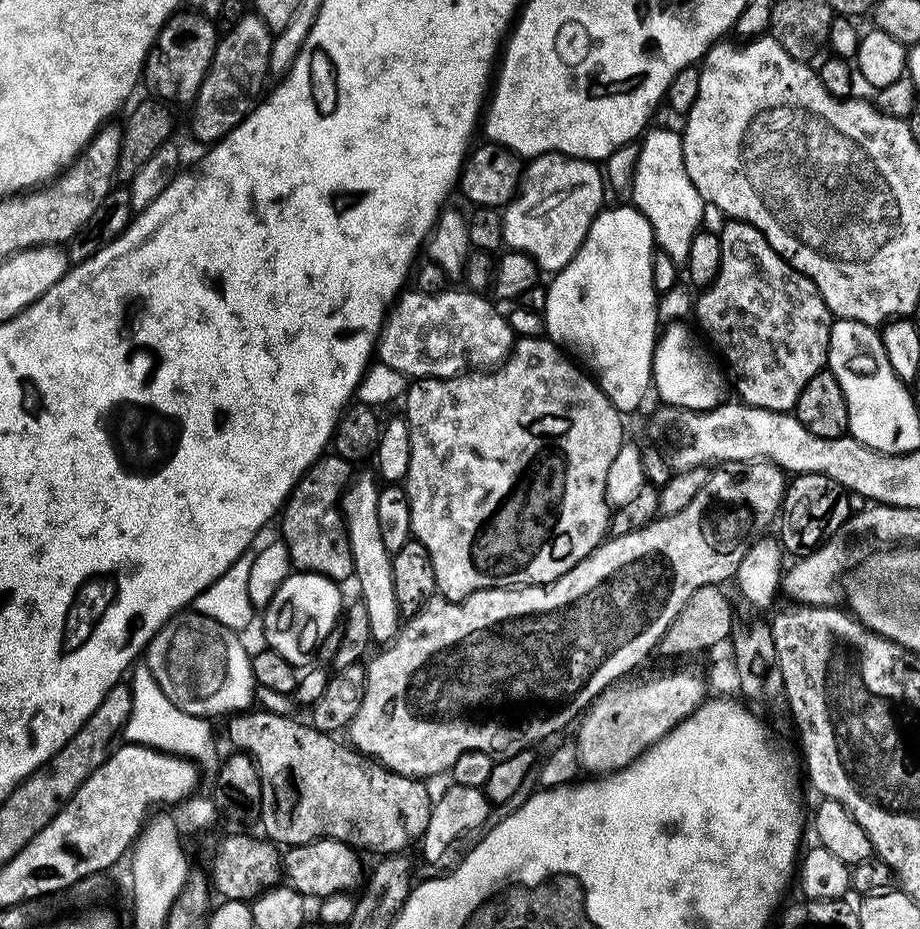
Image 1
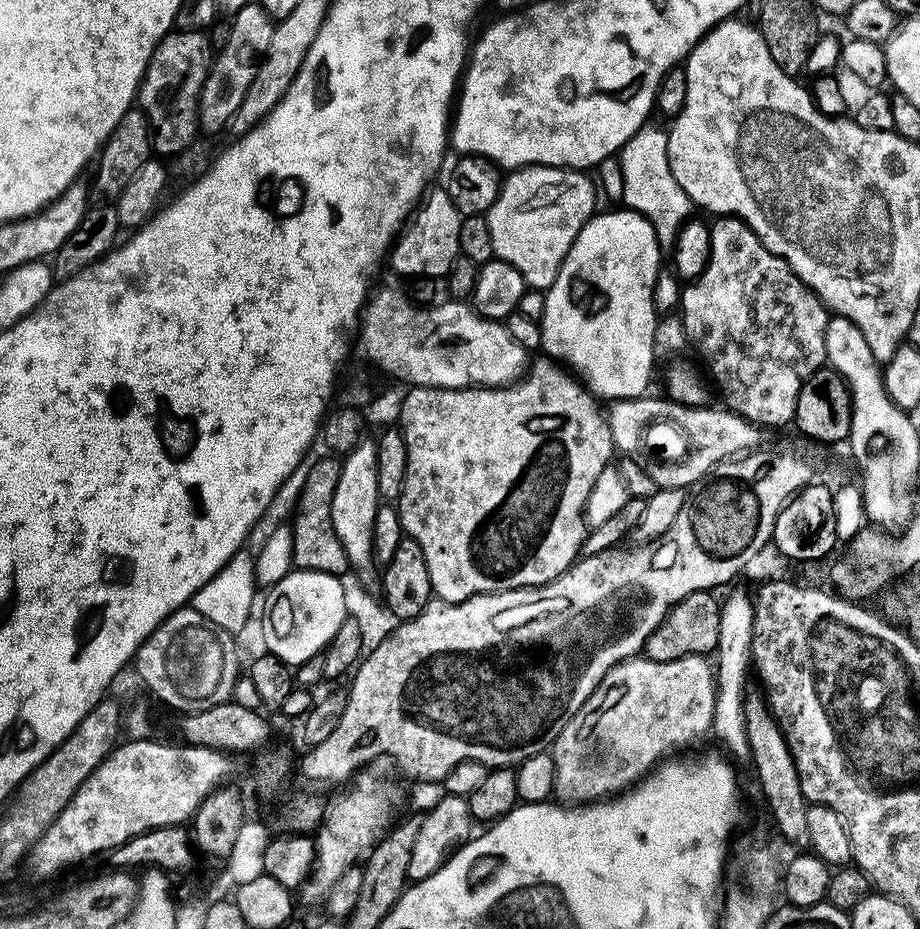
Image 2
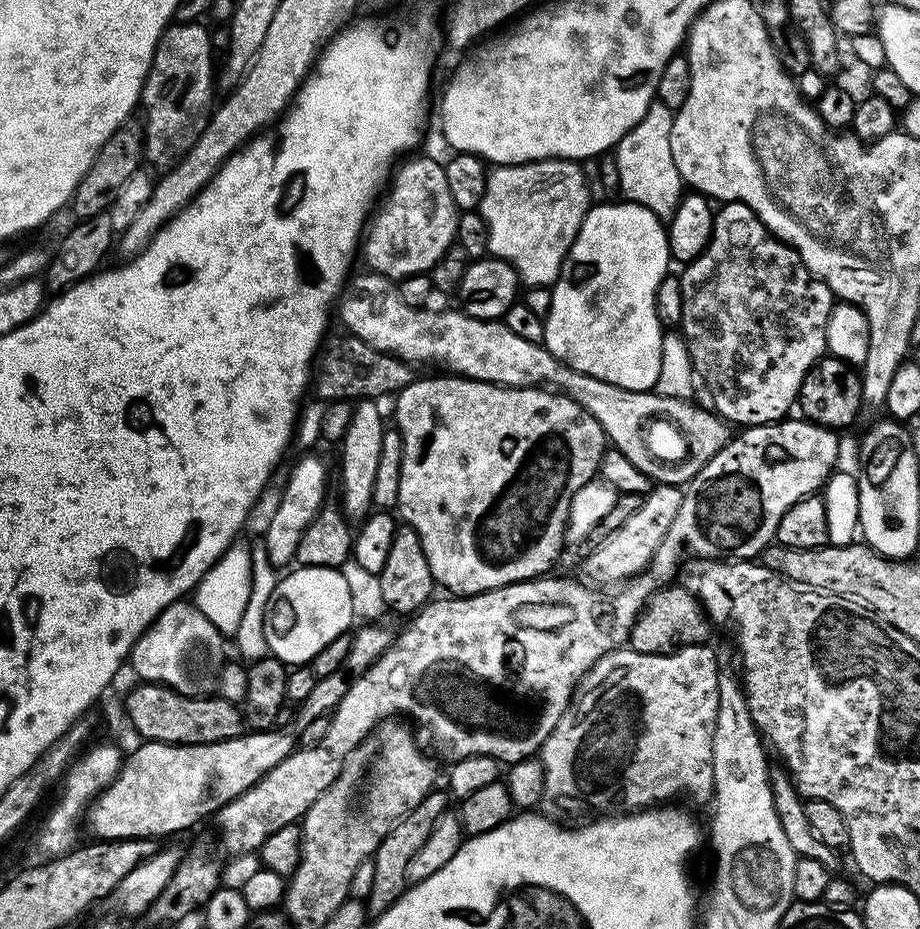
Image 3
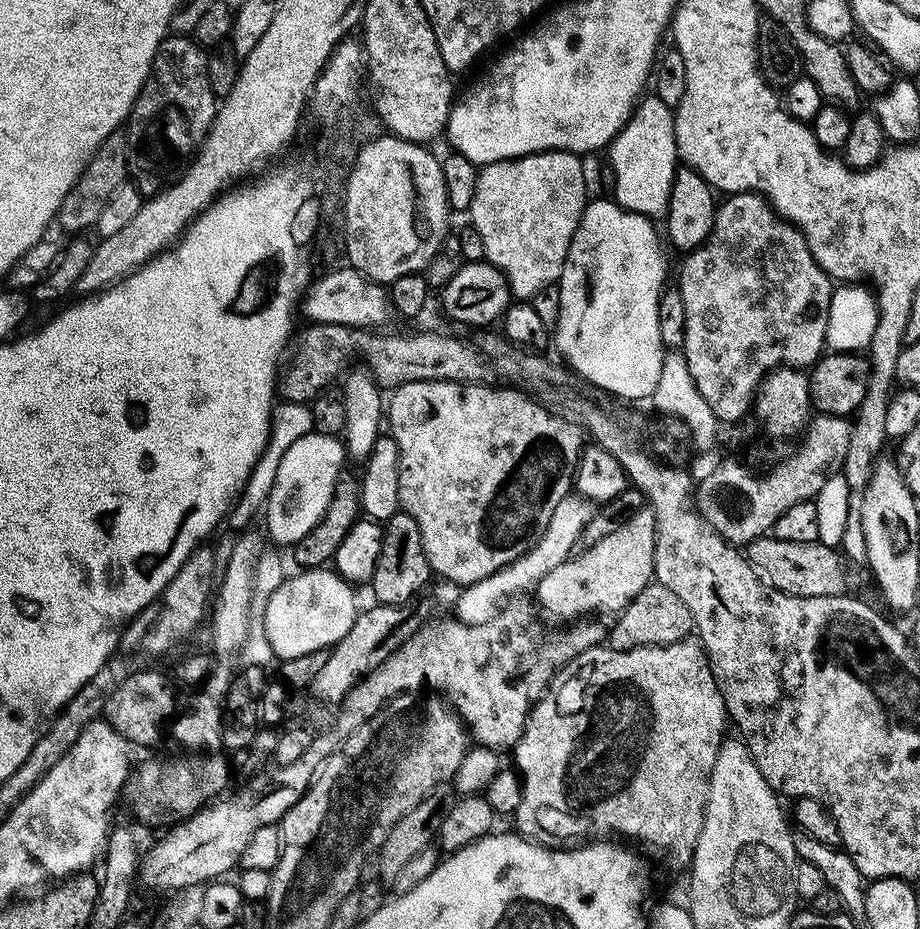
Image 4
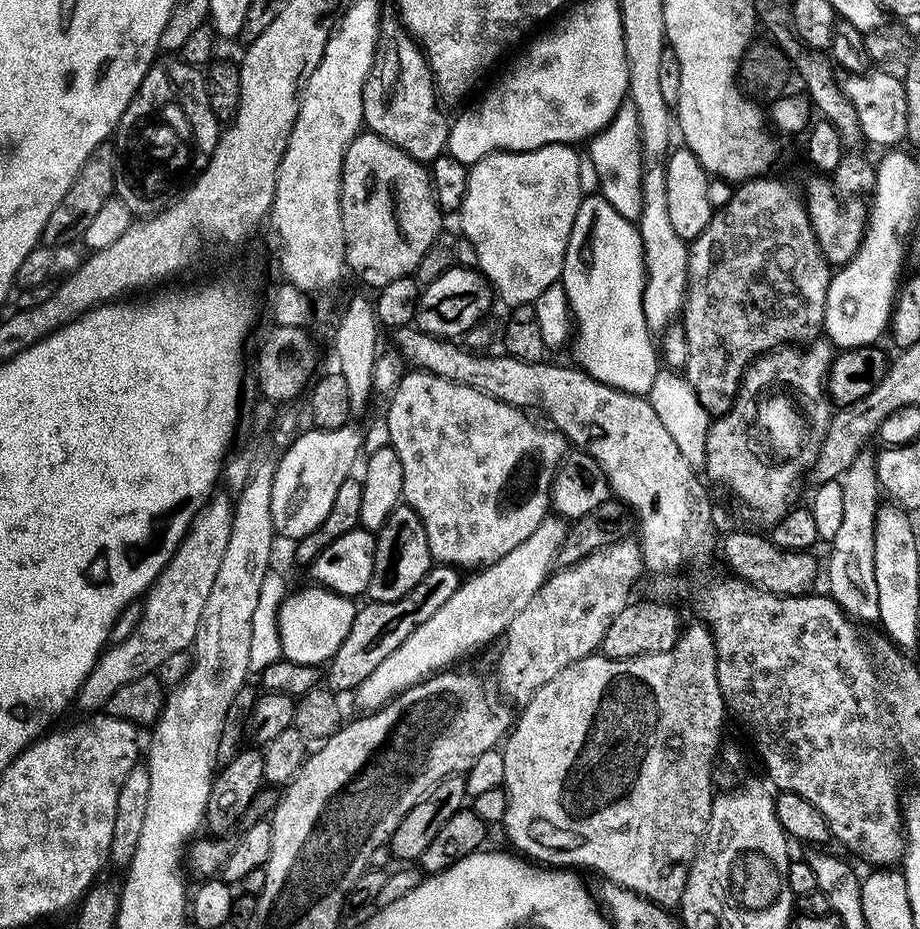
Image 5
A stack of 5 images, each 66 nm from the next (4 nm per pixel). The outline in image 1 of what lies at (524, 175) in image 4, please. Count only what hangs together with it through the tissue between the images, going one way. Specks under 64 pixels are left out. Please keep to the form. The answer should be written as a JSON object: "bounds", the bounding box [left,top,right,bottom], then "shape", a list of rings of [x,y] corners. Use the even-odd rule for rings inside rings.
{"bounds":[500,152,606,273],"shape":[[[547,152],[527,161],[520,187],[500,217],[500,234],[511,251],[524,252],[541,273],[561,272],[582,246],[596,215],[605,207],[606,176],[590,160]]]}

